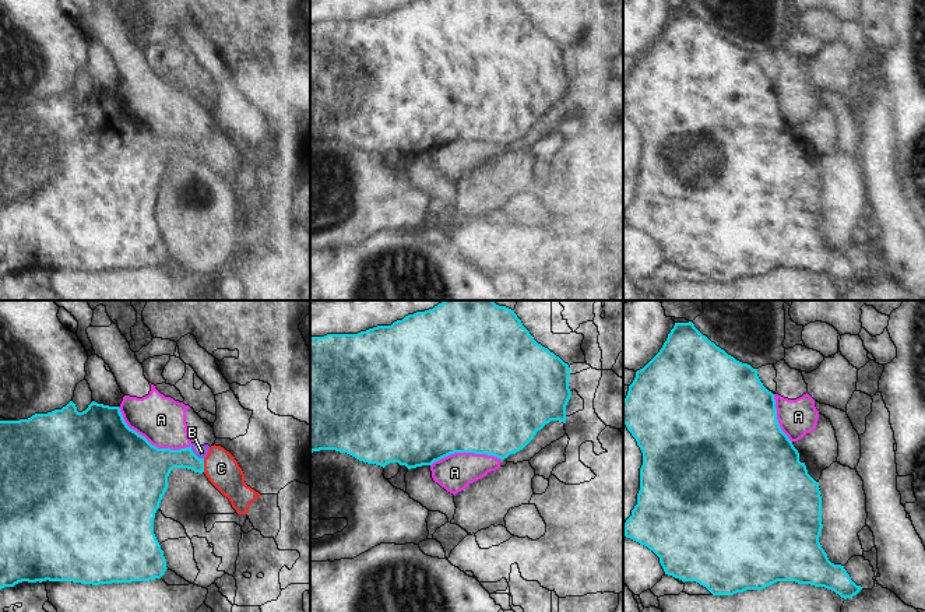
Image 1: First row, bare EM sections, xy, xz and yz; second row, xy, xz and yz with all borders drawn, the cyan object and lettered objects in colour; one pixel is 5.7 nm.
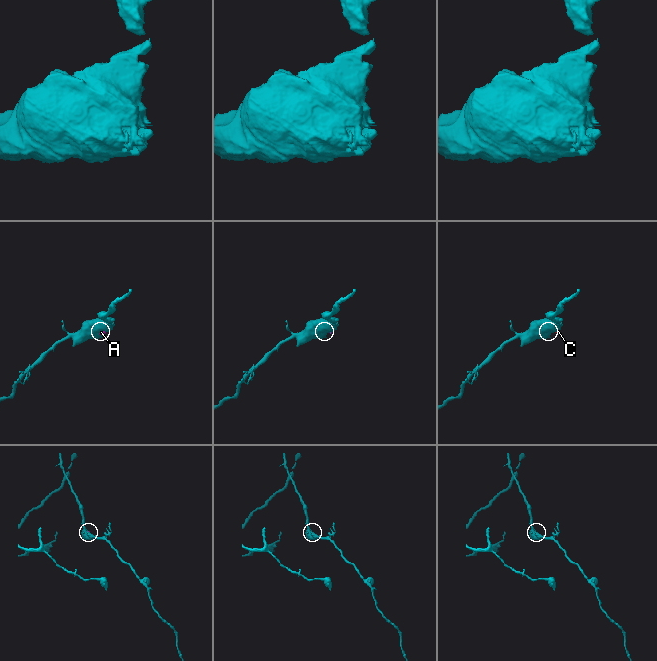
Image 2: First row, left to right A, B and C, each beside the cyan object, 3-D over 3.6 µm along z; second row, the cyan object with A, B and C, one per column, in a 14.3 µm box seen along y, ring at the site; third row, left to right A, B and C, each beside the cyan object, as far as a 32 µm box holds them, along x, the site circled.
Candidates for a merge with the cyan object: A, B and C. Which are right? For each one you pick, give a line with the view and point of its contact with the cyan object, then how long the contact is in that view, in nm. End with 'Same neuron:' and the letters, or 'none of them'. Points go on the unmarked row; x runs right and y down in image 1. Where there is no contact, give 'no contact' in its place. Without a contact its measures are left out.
Same neuron: none of them

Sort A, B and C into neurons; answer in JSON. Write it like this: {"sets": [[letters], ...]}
{"sets": [["A", "B", "C"]]}

